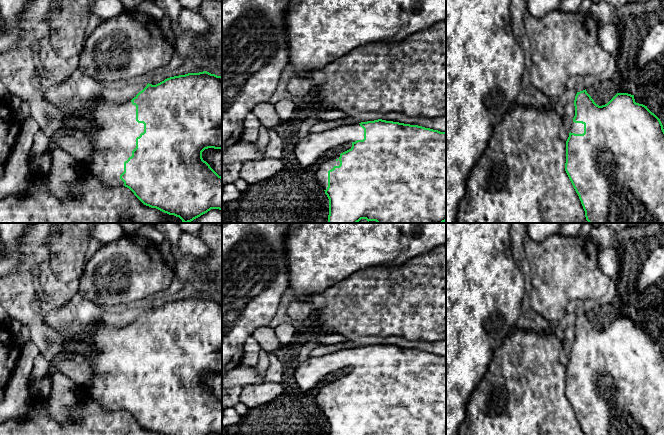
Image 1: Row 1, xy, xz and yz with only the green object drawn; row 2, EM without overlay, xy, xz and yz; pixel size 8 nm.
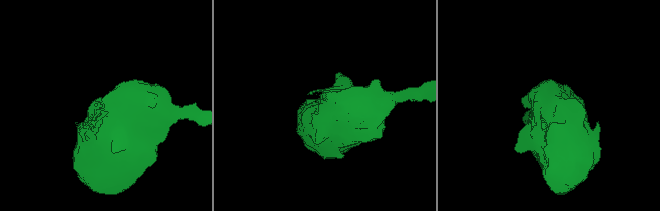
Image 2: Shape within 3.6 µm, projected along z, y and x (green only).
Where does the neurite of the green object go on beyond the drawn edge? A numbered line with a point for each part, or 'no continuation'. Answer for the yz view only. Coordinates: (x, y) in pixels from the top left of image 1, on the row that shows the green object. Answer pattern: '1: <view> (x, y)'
no continuation

